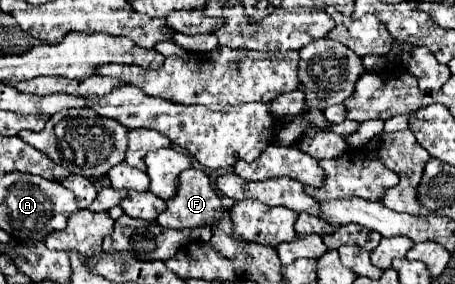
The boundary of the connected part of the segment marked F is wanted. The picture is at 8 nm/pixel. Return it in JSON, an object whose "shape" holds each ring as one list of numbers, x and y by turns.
{"shape":[[190,167,180,175,178,193,168,201,166,211,158,215,156,223,166,229,196,229,200,225,212,227,222,215,220,197,208,177,204,171]]}

